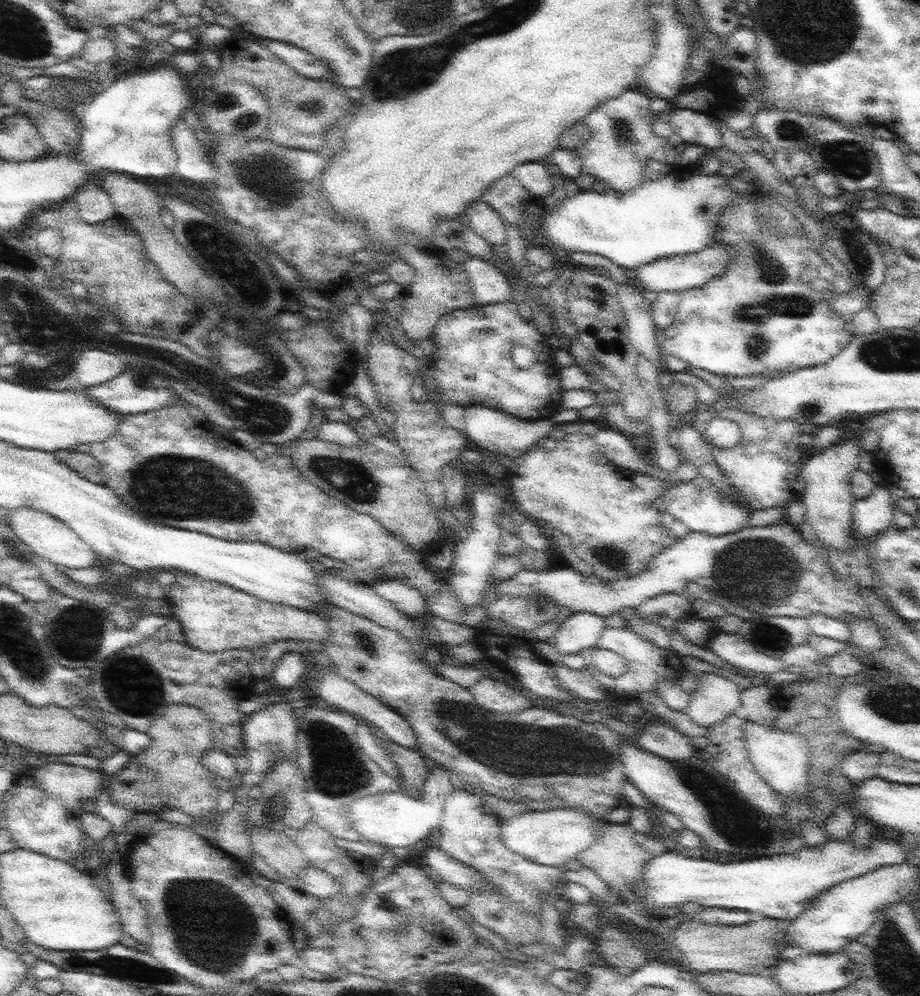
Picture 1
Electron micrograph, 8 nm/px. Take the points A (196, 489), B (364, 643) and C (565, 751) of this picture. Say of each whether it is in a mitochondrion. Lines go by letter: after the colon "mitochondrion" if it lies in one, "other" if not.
A: mitochondrion
B: mitochondrion
C: mitochondrion

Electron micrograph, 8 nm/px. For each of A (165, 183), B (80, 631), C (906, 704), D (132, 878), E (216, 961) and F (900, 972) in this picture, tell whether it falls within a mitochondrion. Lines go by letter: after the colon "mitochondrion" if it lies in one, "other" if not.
A: other
B: mitochondrion
C: mitochondrion
D: other
E: mitochondrion
F: mitochondrion

